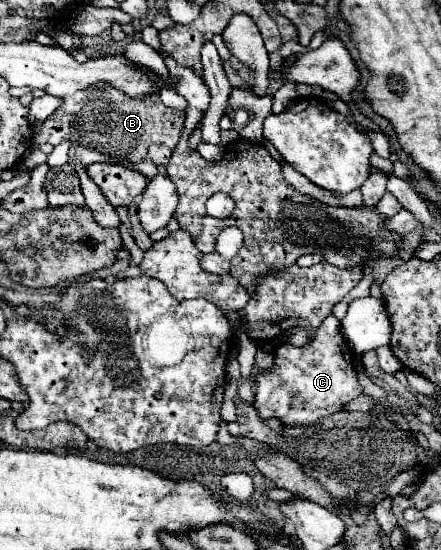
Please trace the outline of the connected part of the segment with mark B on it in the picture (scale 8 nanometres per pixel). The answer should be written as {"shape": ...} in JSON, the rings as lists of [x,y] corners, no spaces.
{"shape":[[[95,85],[93,89],[85,89],[81,93],[65,97],[63,105],[57,109],[57,121],[49,117],[37,129],[33,141],[35,145],[59,145],[63,139],[71,139],[73,146],[69,150],[69,157],[77,157],[83,165],[95,161],[115,161],[121,165],[133,165],[147,157],[147,149],[151,143],[163,143],[169,149],[175,149],[183,129],[183,121],[185,113],[163,105],[159,97],[133,101],[123,93],[109,89],[109,85]]]}

